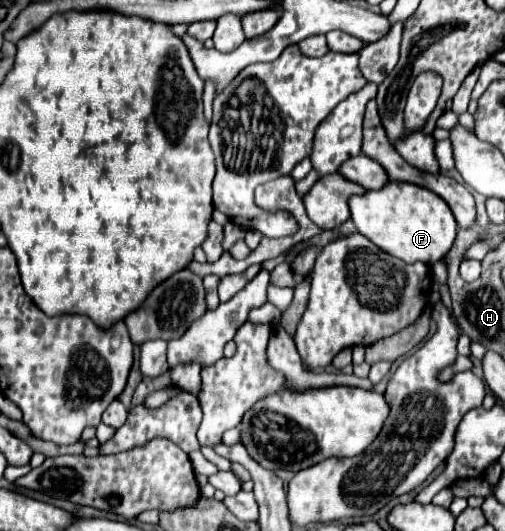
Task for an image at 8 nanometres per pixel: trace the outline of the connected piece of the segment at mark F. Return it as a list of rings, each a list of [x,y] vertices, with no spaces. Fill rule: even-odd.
[[[389,182],[381,190],[369,190],[365,194],[351,196],[349,208],[357,230],[365,238],[369,238],[383,252],[397,256],[407,264],[417,260],[433,264],[449,252],[455,240],[457,222],[445,200],[427,188],[409,182]]]

